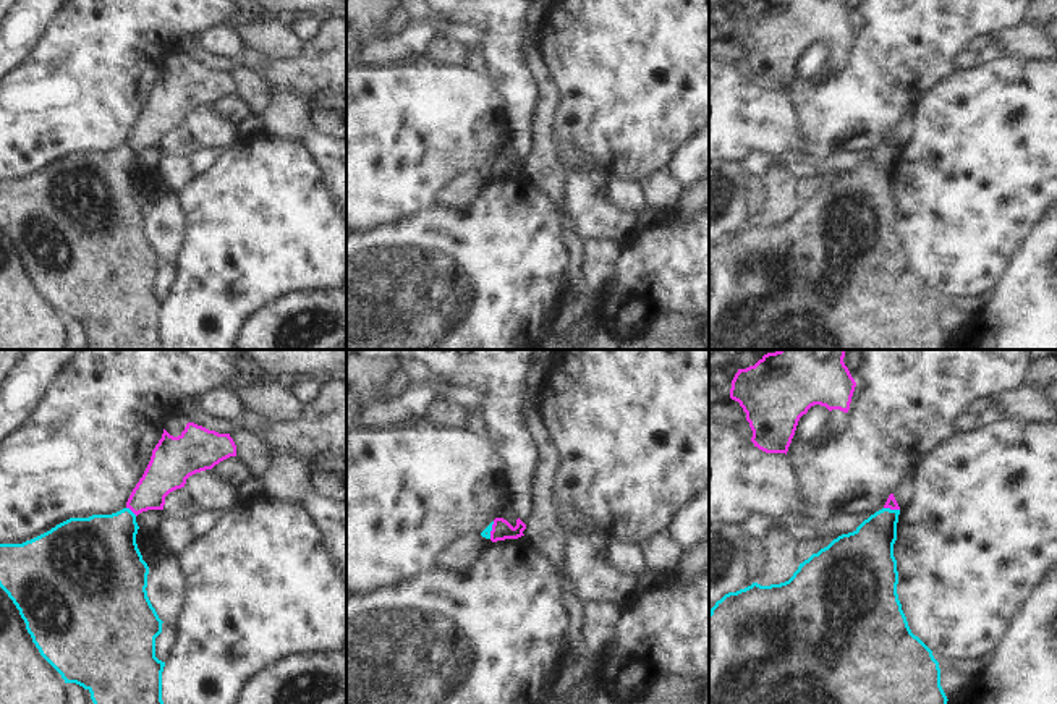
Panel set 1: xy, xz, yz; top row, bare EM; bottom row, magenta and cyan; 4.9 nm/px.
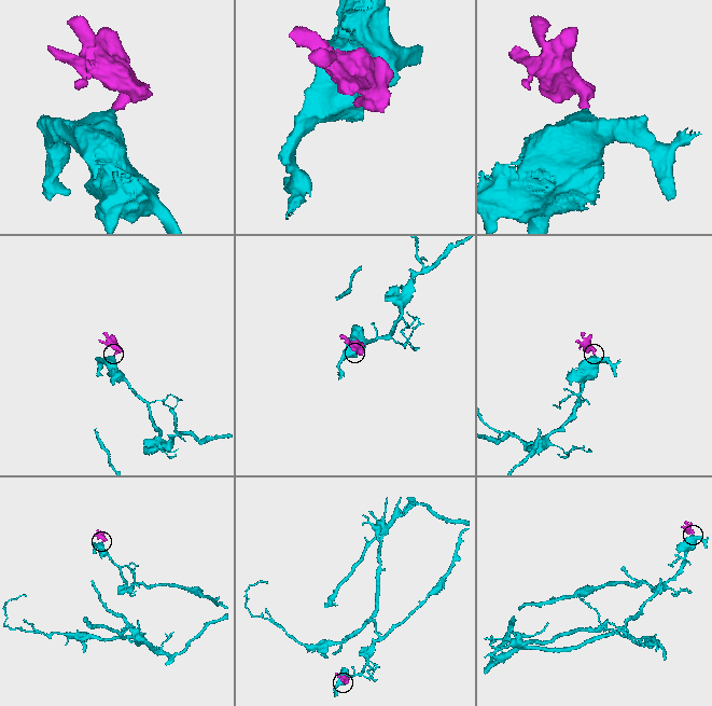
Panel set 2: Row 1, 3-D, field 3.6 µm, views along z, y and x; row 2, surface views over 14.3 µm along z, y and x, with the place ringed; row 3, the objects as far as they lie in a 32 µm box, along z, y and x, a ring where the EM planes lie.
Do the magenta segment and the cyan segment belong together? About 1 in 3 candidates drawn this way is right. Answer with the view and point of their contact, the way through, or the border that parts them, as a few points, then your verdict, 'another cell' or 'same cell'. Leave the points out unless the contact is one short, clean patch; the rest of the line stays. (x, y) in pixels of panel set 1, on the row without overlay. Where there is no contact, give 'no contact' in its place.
meets magenta in yz at (892, 146); border along yz (884, 144), (899, 148); another cell

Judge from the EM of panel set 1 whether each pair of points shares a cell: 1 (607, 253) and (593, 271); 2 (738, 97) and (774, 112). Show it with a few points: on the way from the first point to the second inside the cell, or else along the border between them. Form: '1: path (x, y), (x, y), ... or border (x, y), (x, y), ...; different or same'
1: path (602, 258), (598, 266); same
2: path (747, 106), (753, 112), (766, 112); same

